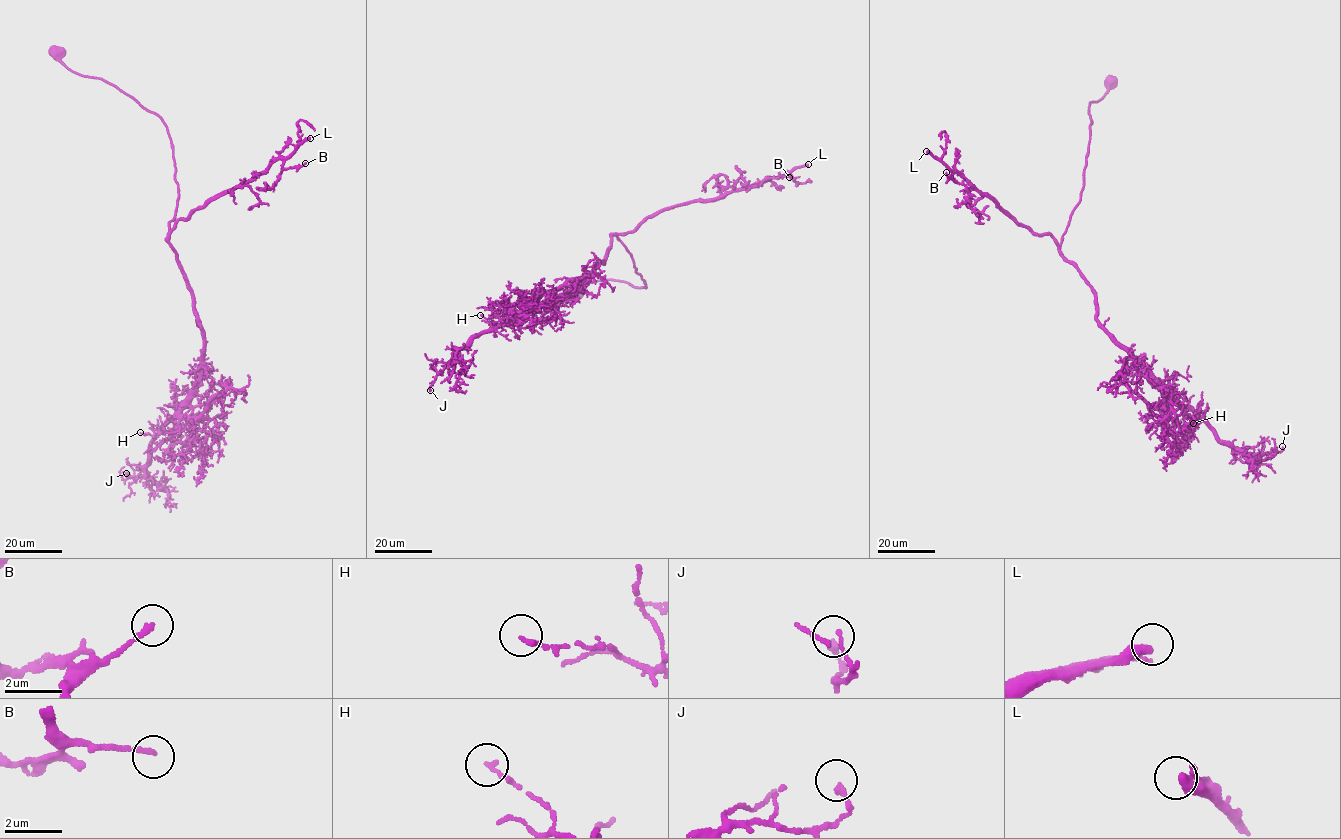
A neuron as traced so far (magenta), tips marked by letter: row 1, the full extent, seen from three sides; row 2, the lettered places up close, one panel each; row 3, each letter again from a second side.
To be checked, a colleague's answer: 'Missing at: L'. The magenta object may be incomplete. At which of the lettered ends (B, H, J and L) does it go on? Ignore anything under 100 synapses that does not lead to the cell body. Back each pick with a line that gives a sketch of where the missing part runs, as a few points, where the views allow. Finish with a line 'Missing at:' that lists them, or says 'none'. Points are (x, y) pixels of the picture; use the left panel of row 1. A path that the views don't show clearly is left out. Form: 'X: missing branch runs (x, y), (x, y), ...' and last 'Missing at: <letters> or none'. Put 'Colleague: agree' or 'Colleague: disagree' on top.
Colleague: agree
L: missing branch runs (310, 138), (332, 121), (346, 119), (346, 126), (336, 130)
Missing at: L

